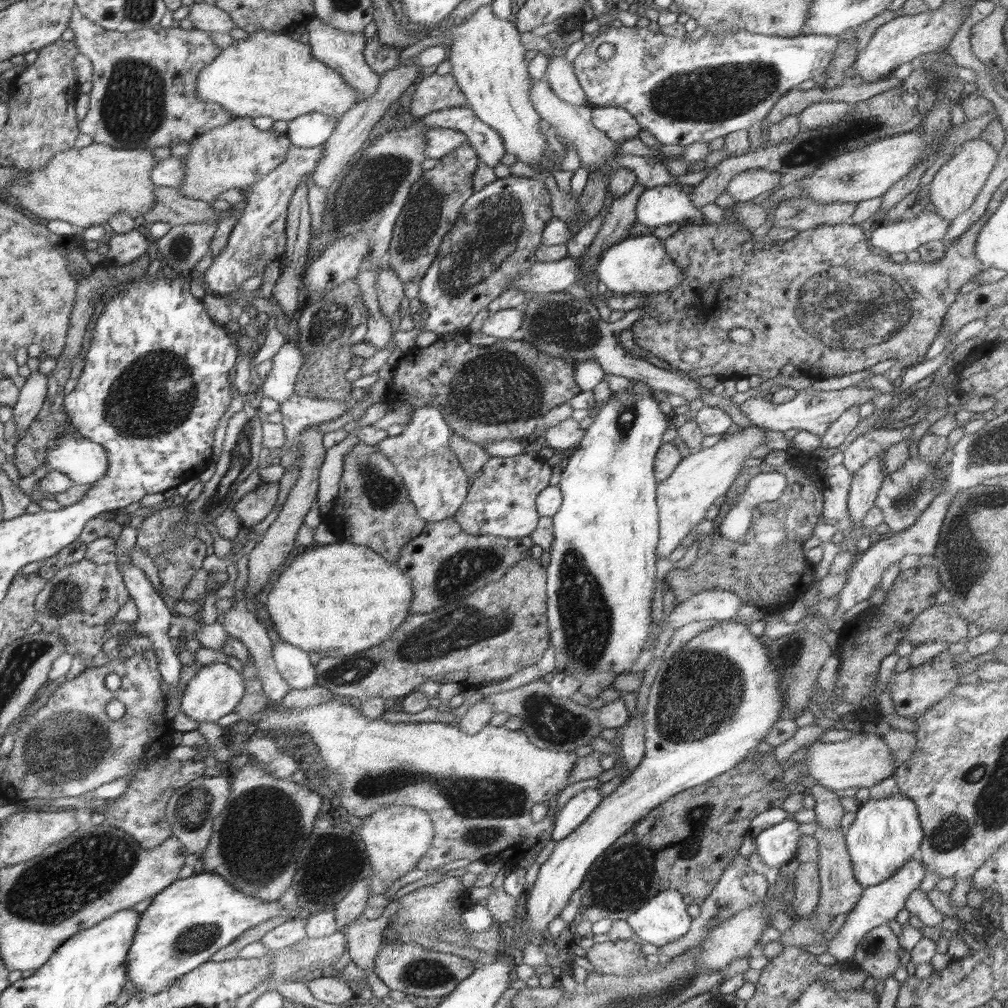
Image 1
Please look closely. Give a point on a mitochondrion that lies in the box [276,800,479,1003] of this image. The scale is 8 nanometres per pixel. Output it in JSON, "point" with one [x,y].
{"point":[424,973]}

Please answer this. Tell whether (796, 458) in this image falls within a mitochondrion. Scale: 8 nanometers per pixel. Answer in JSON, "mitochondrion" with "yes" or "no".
{"mitochondrion":"no"}

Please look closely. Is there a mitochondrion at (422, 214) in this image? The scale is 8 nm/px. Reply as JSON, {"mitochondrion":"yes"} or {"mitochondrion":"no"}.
{"mitochondrion":"yes"}

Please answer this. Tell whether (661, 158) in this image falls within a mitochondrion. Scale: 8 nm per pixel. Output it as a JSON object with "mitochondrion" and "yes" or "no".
{"mitochondrion":"no"}

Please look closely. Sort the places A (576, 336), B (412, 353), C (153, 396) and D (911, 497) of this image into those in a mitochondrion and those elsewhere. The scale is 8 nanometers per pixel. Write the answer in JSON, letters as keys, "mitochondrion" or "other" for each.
{"A":"mitochondrion","B":"other","C":"mitochondrion","D":"mitochondrion"}

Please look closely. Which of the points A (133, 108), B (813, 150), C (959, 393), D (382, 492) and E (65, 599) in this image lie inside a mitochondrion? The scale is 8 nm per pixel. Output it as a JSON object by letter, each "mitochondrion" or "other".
{"A":"mitochondrion","B":"mitochondrion","C":"other","D":"mitochondrion","E":"mitochondrion"}

